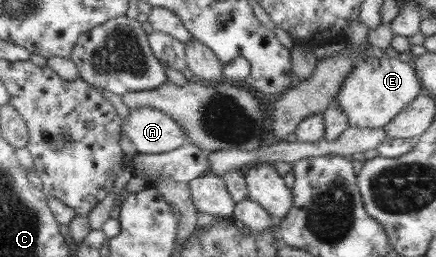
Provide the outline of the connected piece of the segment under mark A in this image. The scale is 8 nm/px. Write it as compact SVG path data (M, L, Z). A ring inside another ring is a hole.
M151 107L130 111L123 130L143 154L171 153L189 143L189 135L177 120Z

